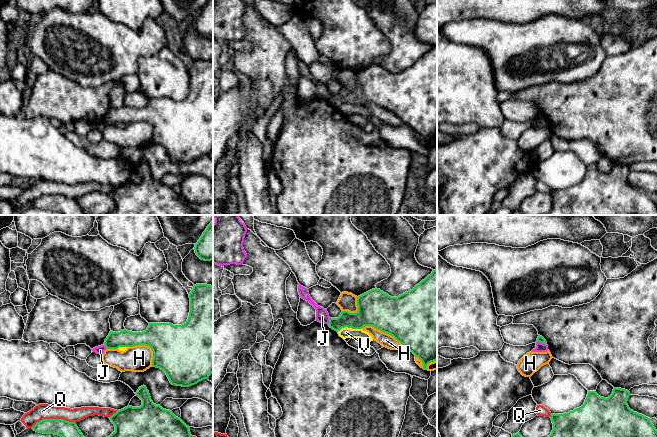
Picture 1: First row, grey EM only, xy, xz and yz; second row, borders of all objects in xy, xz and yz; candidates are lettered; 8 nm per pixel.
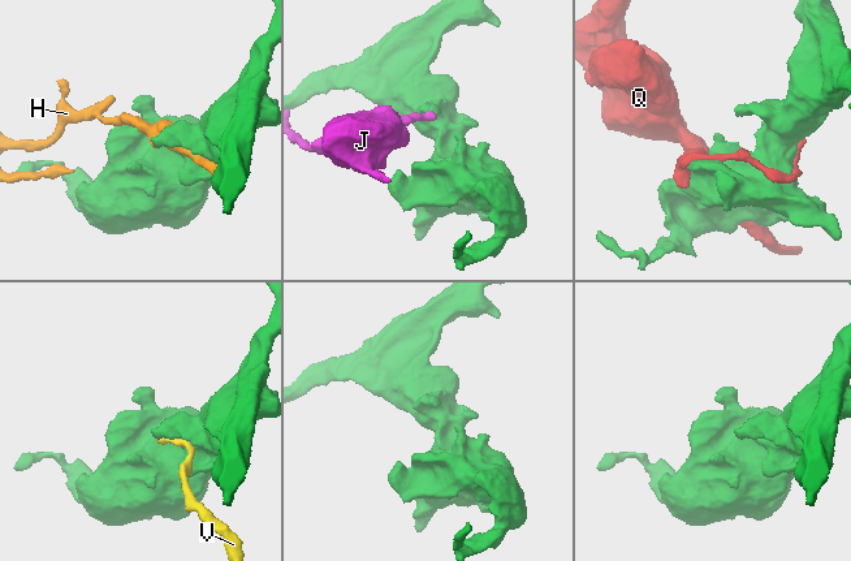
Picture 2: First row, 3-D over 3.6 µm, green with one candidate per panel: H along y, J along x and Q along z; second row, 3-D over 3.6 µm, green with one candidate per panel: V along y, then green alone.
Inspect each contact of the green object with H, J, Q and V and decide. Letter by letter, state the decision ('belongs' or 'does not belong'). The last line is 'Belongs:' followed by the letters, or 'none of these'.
H: does not belong
J: does not belong
Q: does not belong
V: does not belong
Belongs: none of these

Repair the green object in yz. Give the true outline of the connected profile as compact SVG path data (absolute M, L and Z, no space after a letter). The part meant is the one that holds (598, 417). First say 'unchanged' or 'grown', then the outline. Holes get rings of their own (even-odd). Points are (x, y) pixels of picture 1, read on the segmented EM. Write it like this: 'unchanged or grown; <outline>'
unchanged; M614 388L608 398L588 391L584 404L564 414L551 414L553 430L549 437L657 437L651 419L634 412L627 404L630 392Z

